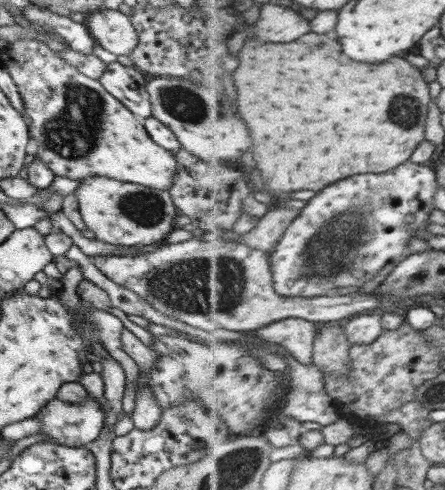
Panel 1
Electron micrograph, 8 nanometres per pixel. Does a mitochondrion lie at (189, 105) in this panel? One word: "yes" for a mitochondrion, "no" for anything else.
yes

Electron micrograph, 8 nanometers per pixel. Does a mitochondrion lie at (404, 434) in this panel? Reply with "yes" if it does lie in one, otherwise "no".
no

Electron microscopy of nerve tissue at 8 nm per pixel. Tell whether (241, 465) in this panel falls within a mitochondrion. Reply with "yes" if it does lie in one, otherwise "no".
yes

